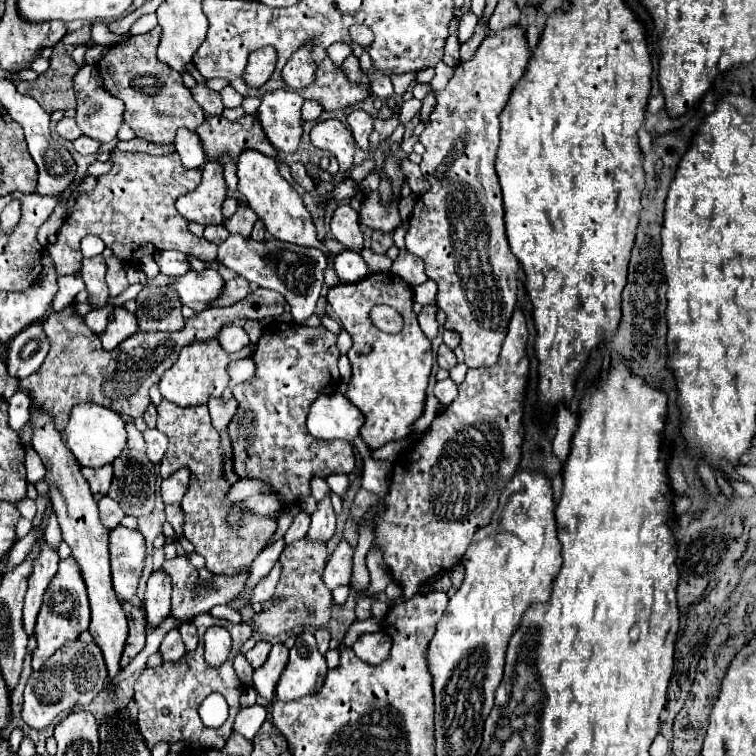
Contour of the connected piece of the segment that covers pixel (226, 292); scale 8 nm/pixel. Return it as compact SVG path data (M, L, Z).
M235 277L231 281L227 281L227 287L223 289L223 295L213 303L213 307L229 307L239 303L241 299L245 299L249 295L249 281L243 277Z

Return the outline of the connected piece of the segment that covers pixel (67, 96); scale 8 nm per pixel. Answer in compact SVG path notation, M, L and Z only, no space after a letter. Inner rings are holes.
M53 55L51 65L35 81L19 83L19 93L33 97L47 113L55 109L77 107L73 77L77 73L77 63L69 55Z

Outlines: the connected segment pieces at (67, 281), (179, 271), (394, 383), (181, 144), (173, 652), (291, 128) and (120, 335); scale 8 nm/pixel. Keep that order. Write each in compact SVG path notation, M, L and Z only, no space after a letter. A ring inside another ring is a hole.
M81 271L67 275L67 277L59 277L57 285L59 285L59 293L53 299L53 311L61 311L63 307L67 307L73 301L73 297L85 289L85 283L81 279Z
M159 251L159 253L155 255L155 261L159 263L161 273L171 275L171 277L185 275L185 273L191 269L187 255L181 253L181 251Z
M371 273L357 283L341 283L329 289L327 301L353 339L347 357L353 367L347 399L365 415L359 431L369 449L379 449L385 443L405 439L413 431L413 423L423 415L427 383L433 365L431 341L425 339L417 315L413 311L413 289L395 273ZM375 305L389 305L403 317L403 329L395 335L377 329L371 323L369 311Z
M181 127L177 131L177 137L175 137L175 149L183 161L183 165L187 169L195 169L195 167L201 167L205 163L205 151L203 151L203 143L199 139L199 135L187 127Z
M171 629L165 635L159 651L161 651L161 655L163 655L165 661L175 661L175 659L181 659L185 655L185 645L183 645L181 635L179 635L177 629Z
M271 91L263 95L259 121L275 149L293 153L299 147L303 133L301 105L303 97L295 91Z
M117 307L113 313L113 321L99 335L99 339L101 339L105 351L113 351L121 341L125 341L135 331L137 331L137 317L129 311L125 311L123 307Z

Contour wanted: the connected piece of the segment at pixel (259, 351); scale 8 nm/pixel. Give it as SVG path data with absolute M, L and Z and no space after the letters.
M295 321L269 323L267 327L263 327L261 339L253 349L253 361L257 365L255 377L233 389L233 397L237 399L239 409L227 431L233 443L235 473L239 475L239 479L263 479L271 483L273 487L271 495L277 495L277 499L285 507L293 507L301 503L301 497L309 493L309 481L313 477L325 479L327 475L333 475L333 473L349 475L355 467L353 447L349 441L315 439L305 427L307 407L321 393L335 393L339 389L339 371L337 371L339 349L335 341L337 337L325 327L307 327Z

